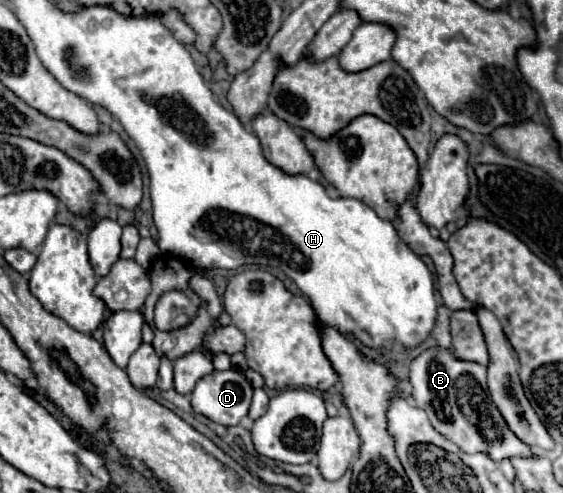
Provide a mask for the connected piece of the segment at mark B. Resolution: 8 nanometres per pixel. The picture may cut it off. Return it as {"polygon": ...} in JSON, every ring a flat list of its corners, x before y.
{"polygon":[[430,347,410,363,412,397,420,409,428,413,436,431,454,441,464,453,486,453,490,459,510,459,530,455,524,445,506,425,496,405,490,401,486,387,486,367,474,361,462,361,450,349]]}

